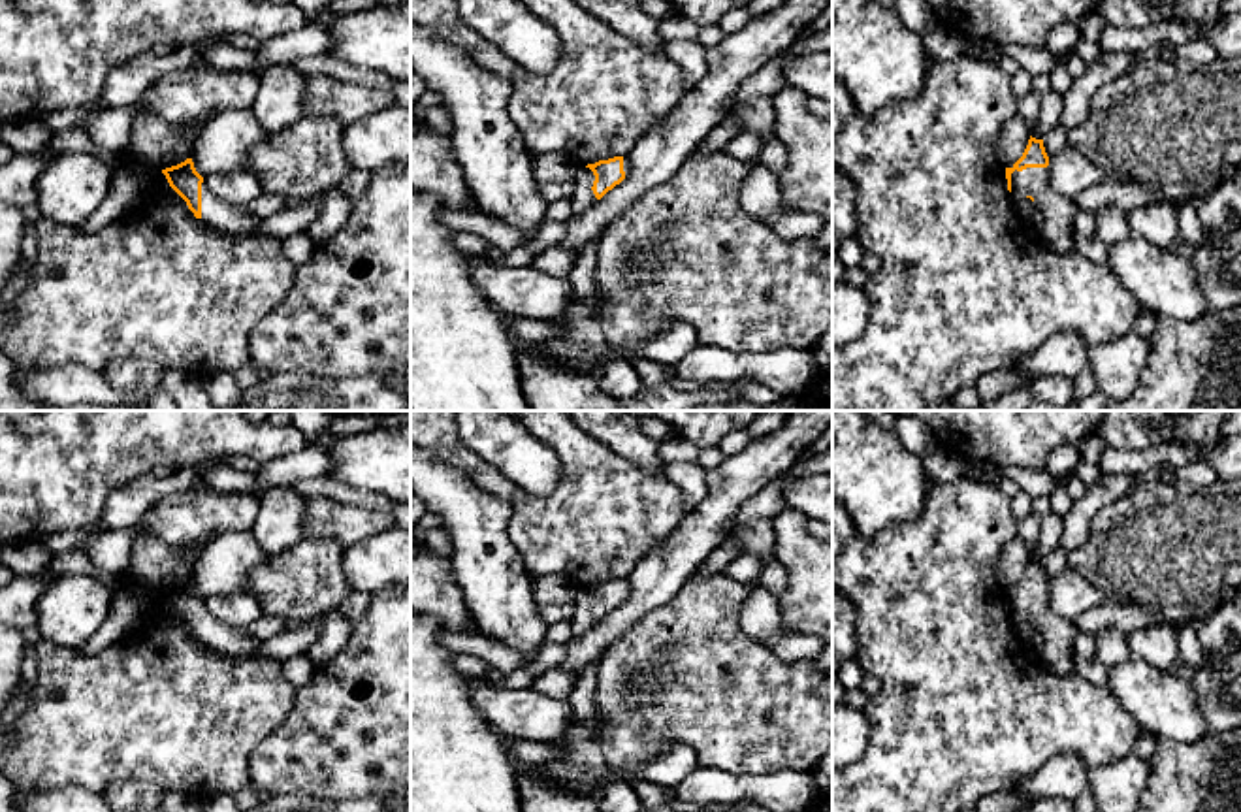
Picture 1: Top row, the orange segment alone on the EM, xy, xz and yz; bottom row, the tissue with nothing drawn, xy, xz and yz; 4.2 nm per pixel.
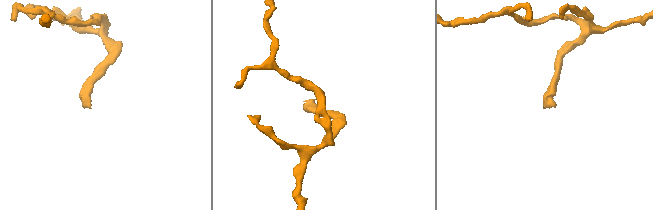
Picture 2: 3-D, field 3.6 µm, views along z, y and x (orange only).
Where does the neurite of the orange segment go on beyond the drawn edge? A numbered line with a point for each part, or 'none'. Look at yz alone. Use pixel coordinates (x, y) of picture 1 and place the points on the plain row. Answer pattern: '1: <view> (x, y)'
1: yz (1057, 632)

